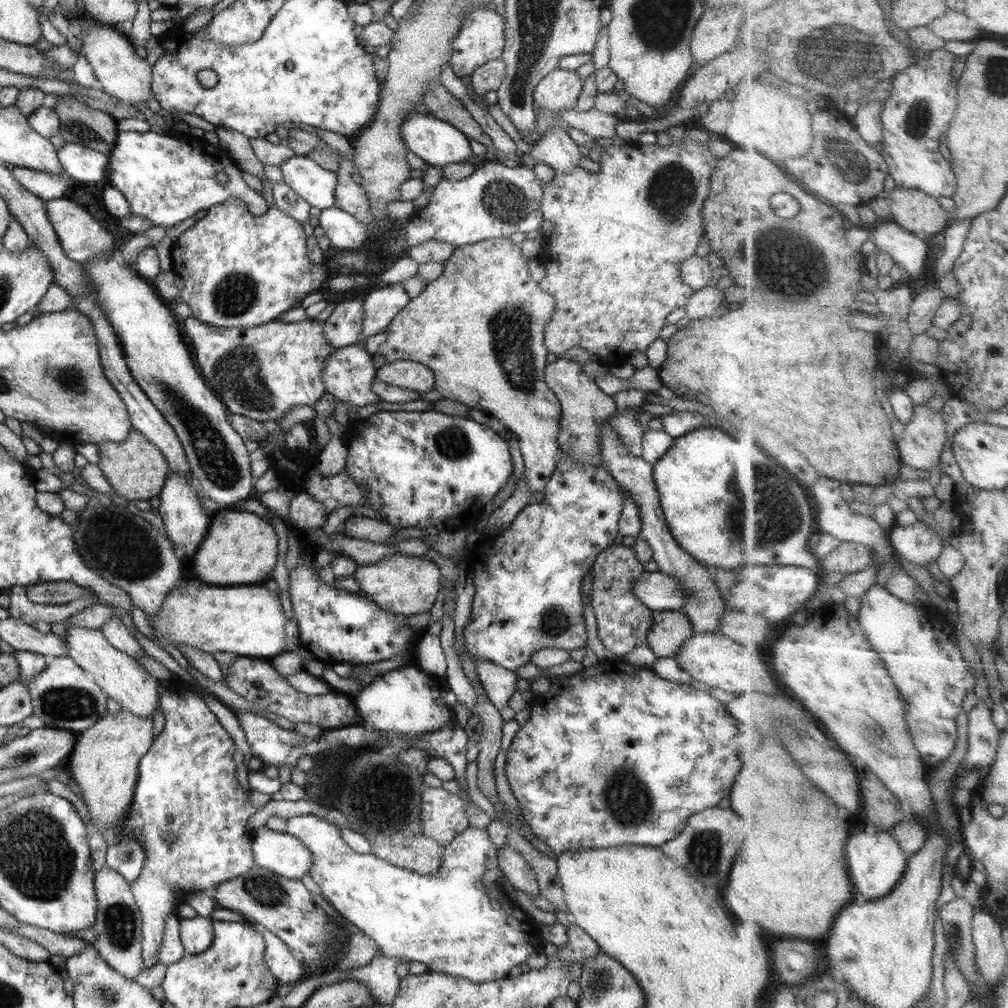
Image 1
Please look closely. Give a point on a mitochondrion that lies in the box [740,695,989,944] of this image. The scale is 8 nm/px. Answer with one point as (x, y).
(880, 735)

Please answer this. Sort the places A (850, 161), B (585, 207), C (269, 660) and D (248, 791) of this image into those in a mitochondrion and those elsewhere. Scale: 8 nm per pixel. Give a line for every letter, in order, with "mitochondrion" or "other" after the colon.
A: mitochondrion
B: other
C: other
D: other

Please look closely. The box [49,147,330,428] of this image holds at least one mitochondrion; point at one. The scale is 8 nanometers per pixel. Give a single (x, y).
(237, 376)

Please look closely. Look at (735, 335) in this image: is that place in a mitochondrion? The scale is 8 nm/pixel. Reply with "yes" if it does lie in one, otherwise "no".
no

